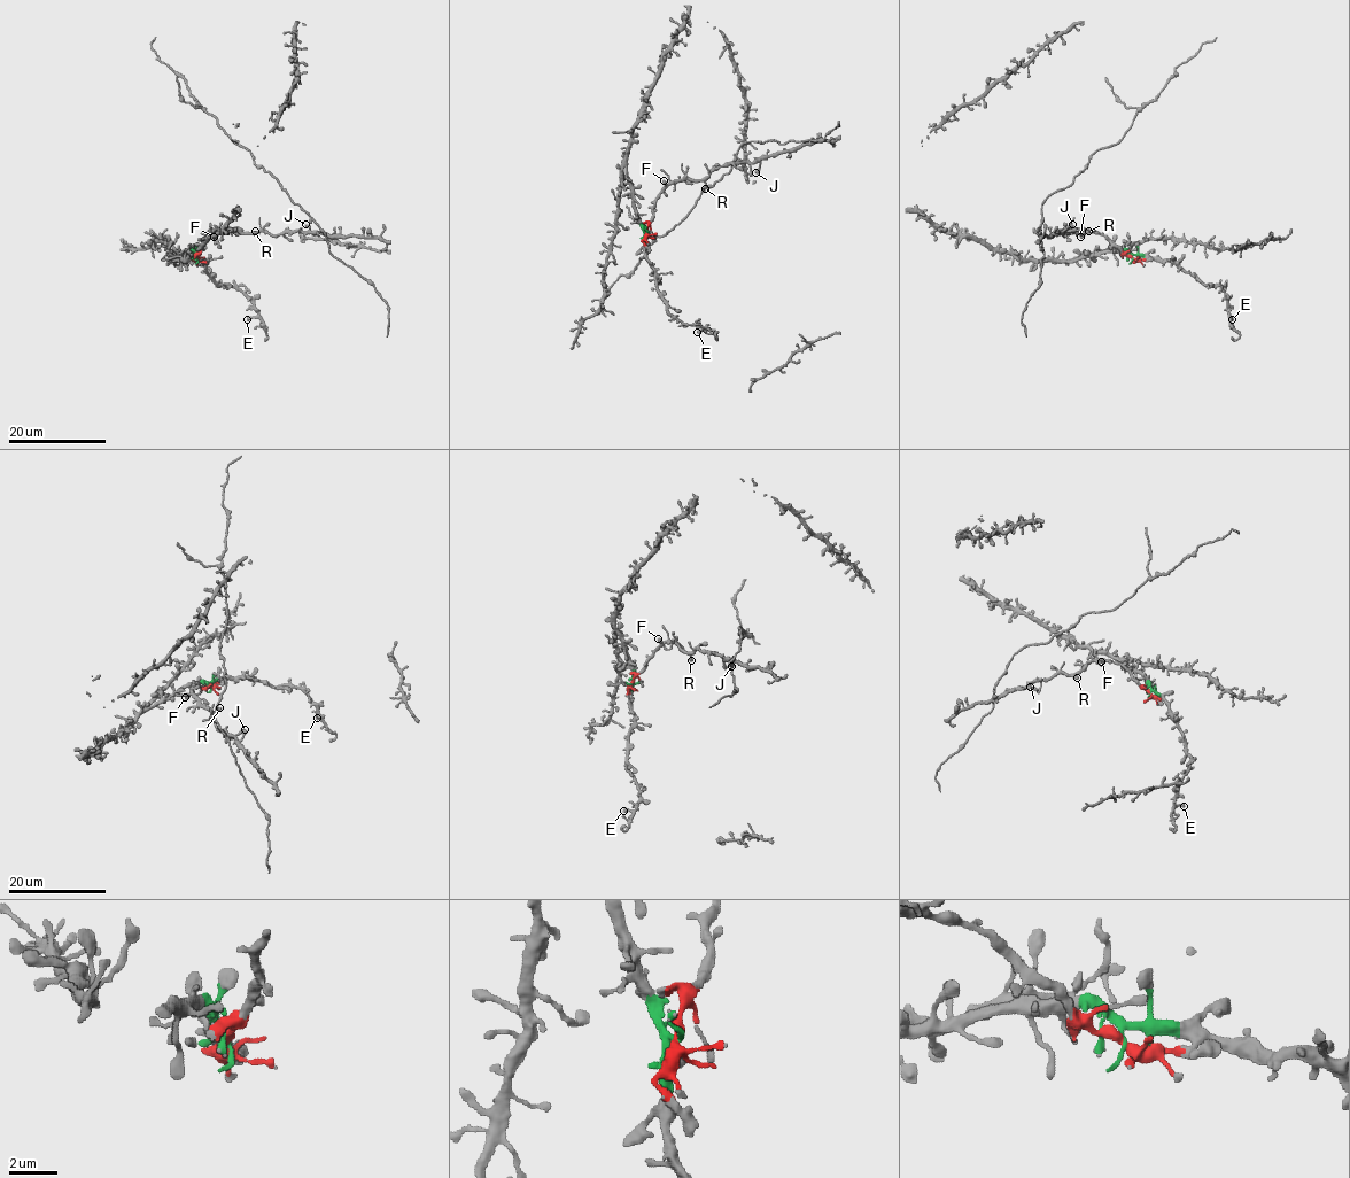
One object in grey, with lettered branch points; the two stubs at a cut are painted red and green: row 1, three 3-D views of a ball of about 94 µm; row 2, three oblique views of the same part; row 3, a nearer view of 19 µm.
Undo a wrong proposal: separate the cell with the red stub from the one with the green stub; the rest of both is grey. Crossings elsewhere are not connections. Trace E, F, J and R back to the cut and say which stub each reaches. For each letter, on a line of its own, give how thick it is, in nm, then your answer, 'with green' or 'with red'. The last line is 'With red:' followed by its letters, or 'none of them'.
E: 400 nm thick; with green
F: 360 nm thick; with red
J: 400 nm thick; with red
R: 320 nm thick; with red
With red: F, J, R

